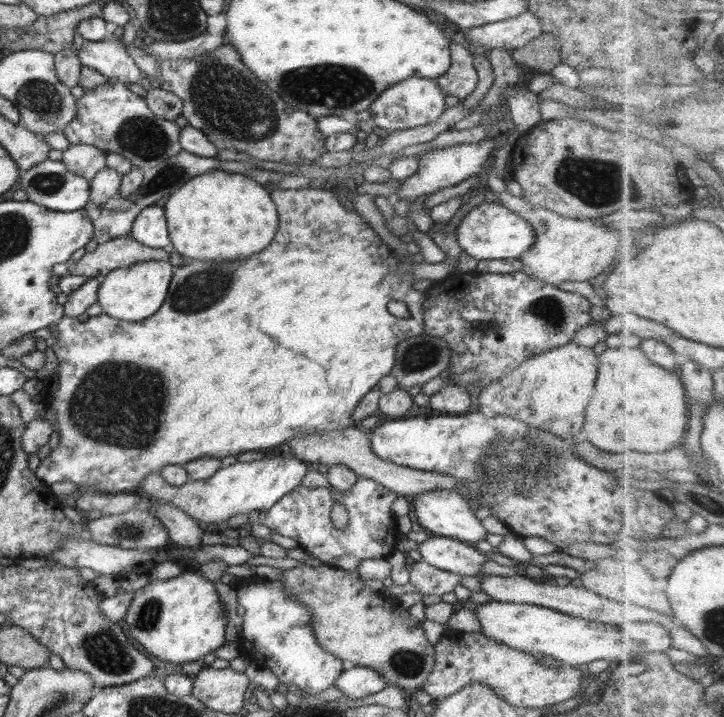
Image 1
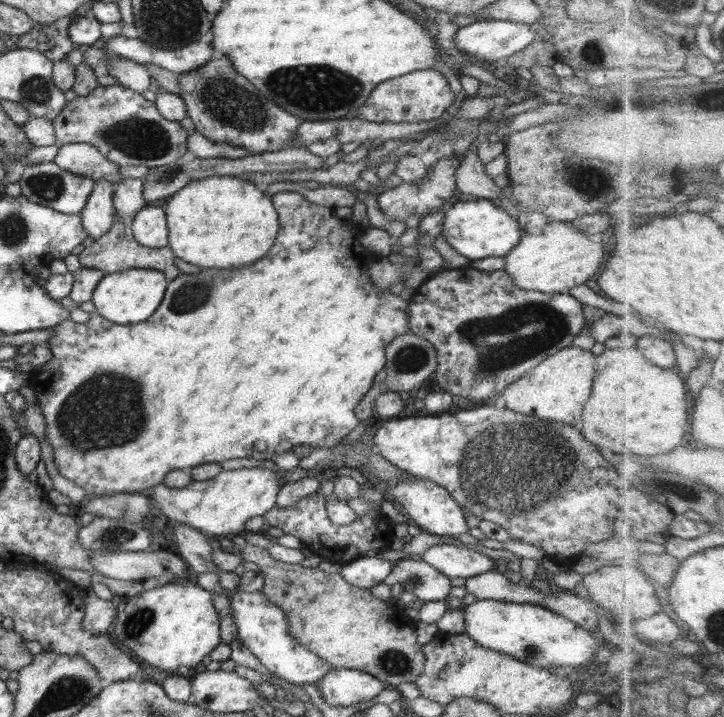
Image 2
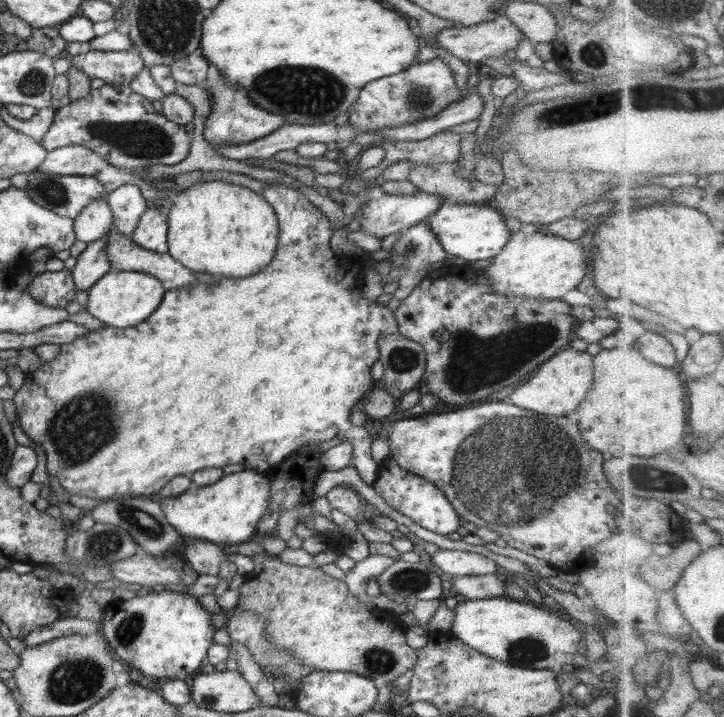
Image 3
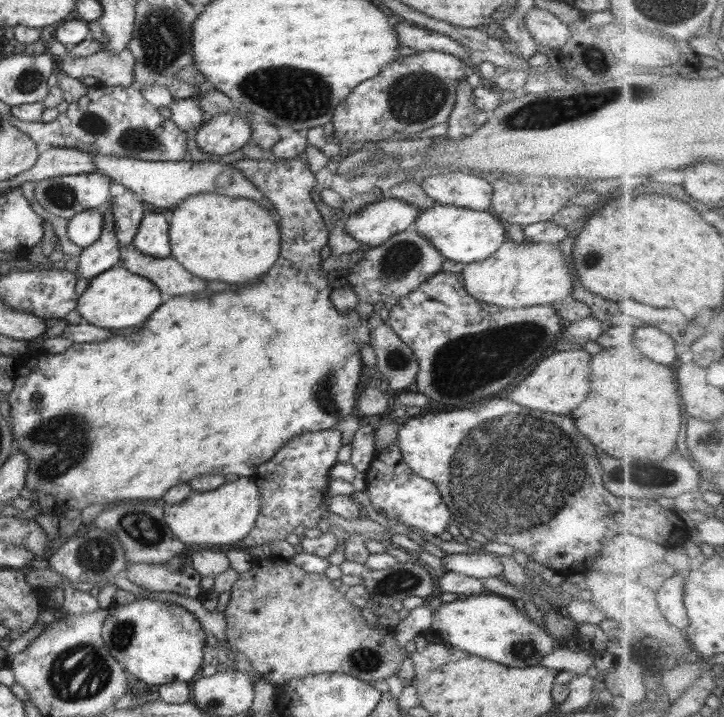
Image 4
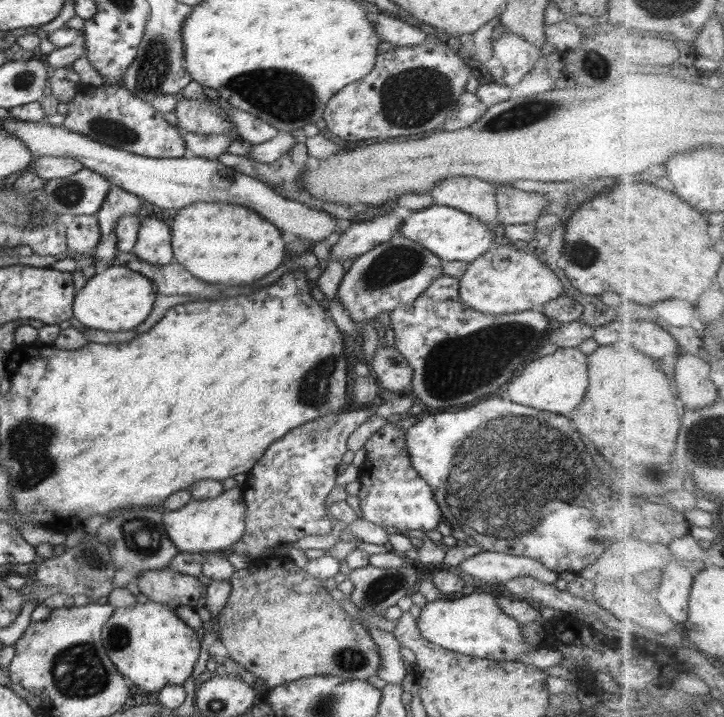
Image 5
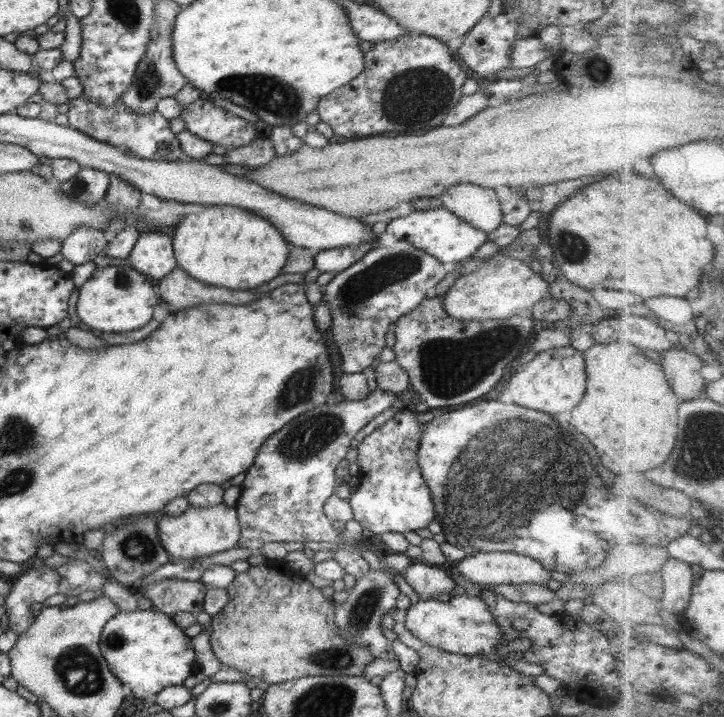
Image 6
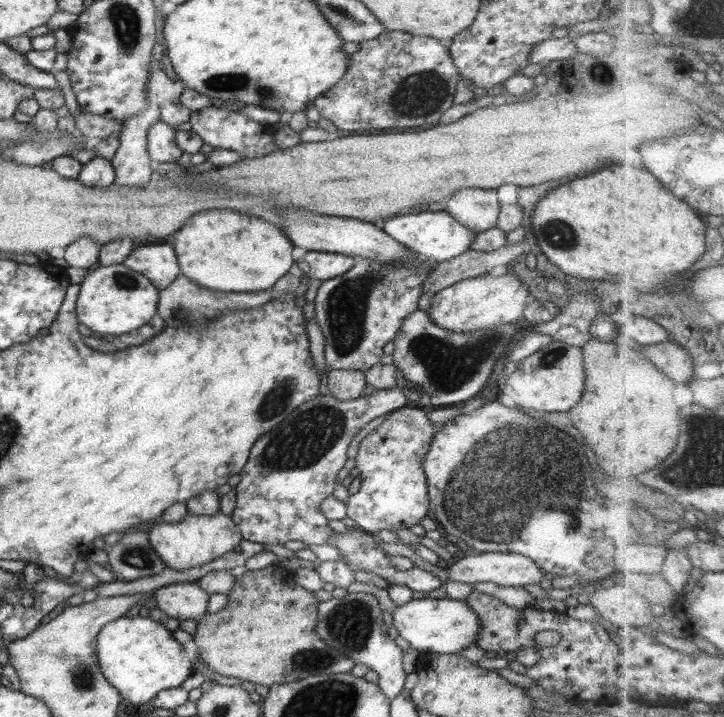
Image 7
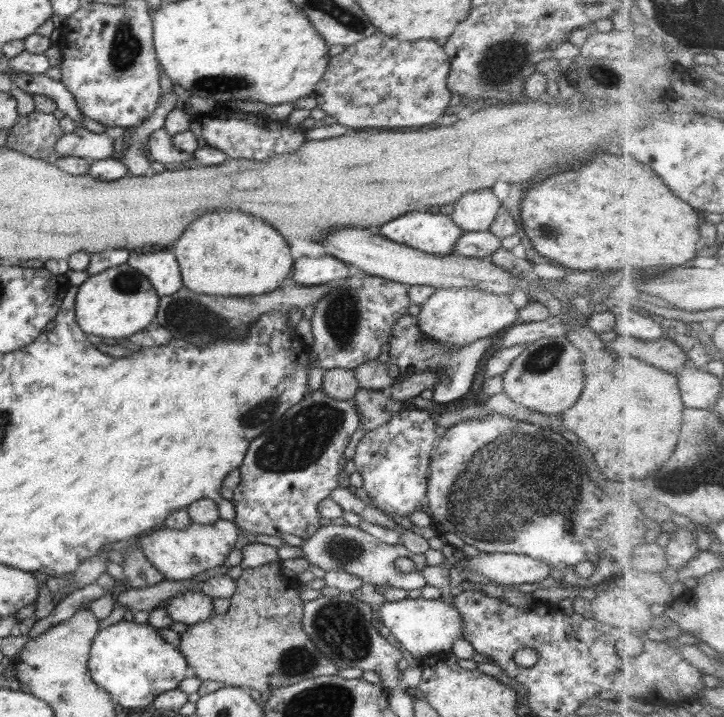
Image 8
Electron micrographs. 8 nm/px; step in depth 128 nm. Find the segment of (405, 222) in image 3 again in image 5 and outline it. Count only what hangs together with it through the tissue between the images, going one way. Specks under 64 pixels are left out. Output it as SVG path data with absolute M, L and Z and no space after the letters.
M394 211L370 219L370 221L360 220L345 223L338 242L332 246L330 260L343 263L350 257L358 257L366 254L380 244L390 240L396 233L403 220L400 221Z

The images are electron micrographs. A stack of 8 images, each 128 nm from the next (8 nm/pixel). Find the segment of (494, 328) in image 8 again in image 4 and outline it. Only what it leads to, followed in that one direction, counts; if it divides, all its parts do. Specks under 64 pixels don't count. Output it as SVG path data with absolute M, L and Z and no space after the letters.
M507 240L500 245L500 248L490 258L466 265L461 277L466 293L488 305L510 309L534 307L535 305L552 305L569 296L572 293L572 288L574 288L574 281L577 280L575 272L572 273L572 270L568 268L568 262L570 262L570 259L564 259L558 244L526 241L518 244Z

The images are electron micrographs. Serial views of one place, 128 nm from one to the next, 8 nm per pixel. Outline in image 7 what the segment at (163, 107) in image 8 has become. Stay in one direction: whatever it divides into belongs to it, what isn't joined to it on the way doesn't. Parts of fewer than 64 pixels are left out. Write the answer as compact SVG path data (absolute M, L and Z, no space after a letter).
M153 59L151 62L151 73L147 84L147 107L138 114L133 114L128 120L123 121L121 134L118 137L120 146L116 150L111 163L115 170L114 185L119 187L146 187L155 181L155 174L151 164L153 160L147 151L147 132L152 124L160 121L161 106L165 102L179 103L180 94L186 88L185 84L179 79L172 79L158 67L158 63Z

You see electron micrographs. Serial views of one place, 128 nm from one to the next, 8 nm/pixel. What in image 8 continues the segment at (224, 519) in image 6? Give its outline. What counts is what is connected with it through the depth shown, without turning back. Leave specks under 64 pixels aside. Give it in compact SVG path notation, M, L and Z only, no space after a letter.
M219 519L208 525L193 523L183 530L164 528L153 531L139 536L138 543L157 572L161 572L166 580L179 581L192 579L210 568L224 565L230 551L234 549L239 532L234 522Z

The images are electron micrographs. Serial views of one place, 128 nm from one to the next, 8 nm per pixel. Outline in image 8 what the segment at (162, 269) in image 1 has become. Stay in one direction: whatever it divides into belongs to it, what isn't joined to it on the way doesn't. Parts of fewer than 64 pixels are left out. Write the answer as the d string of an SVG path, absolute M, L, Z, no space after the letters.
M126 262L89 276L79 286L75 296L76 321L87 335L127 339L155 321L160 297L146 276L128 266Z

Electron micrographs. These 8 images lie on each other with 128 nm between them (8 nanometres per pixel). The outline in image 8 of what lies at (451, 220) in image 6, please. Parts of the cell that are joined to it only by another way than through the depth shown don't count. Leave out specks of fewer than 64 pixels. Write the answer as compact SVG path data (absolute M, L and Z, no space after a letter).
M440 212L404 214L375 230L387 240L436 256L453 254L454 245L464 233L448 215Z

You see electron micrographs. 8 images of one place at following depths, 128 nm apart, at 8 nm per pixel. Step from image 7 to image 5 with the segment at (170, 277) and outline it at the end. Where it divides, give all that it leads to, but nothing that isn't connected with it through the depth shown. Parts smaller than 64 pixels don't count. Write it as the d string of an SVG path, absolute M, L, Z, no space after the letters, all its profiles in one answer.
M160 213L143 217L131 252L148 264L170 264L174 262L171 239L170 227Z

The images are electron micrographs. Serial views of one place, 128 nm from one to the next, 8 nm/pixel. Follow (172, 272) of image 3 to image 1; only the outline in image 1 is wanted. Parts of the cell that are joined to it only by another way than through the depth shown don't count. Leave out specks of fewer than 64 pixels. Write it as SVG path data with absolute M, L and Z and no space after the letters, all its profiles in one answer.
M131 234L118 235L114 240L98 244L96 250L82 256L78 262L69 262L68 275L101 279L115 269L127 268L143 261L169 261L170 251L151 248L138 243Z

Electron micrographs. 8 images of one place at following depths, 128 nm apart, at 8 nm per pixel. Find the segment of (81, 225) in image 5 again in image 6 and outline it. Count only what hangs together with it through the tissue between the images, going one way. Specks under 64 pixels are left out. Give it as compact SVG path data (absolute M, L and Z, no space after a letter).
M83 226L62 241L59 258L75 265L93 262L107 244L104 231Z

